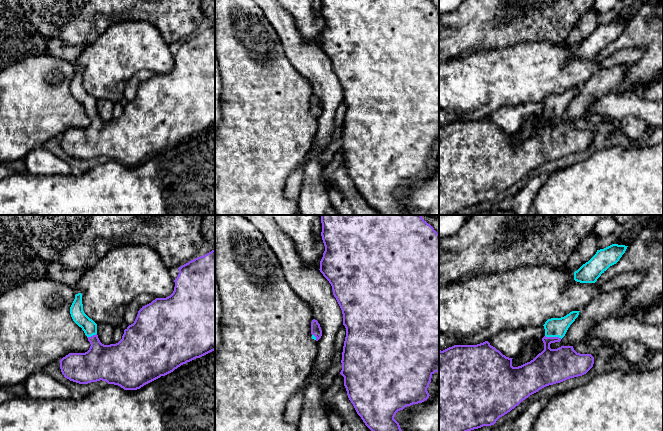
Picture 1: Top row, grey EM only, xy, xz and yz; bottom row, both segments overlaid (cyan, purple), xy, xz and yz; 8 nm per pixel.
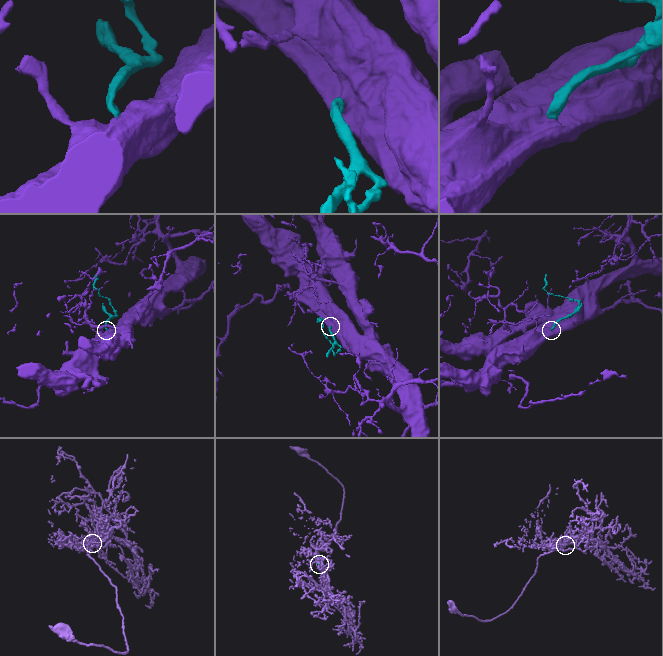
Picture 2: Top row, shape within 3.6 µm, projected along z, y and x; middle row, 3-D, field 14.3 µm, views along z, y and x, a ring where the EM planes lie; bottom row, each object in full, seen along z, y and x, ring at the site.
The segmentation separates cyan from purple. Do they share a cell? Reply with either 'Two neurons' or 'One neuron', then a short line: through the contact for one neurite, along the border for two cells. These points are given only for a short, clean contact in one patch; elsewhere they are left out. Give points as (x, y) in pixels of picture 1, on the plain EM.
One neuron. Line: yz (555, 103), (553, 112), (547, 118), (551, 142)

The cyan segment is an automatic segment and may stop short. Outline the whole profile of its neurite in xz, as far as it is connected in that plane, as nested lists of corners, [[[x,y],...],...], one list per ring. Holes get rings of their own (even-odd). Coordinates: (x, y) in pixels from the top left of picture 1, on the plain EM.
[[[313,95],[311,98],[311,110],[312,110],[312,115],[316,117],[318,117],[322,112],[322,106],[320,100],[315,95]]]

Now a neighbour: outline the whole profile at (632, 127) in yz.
[[[626,116],[620,120],[620,130],[631,140],[639,139],[647,127],[644,120],[634,116]]]

